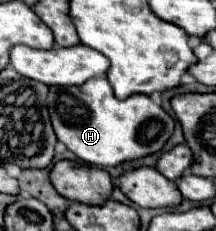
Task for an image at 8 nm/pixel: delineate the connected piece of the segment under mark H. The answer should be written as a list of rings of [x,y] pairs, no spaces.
[[[105,77],[91,79],[83,87],[51,87],[47,105],[57,139],[83,163],[97,167],[117,167],[159,153],[175,131],[175,121],[147,95],[119,101]]]

